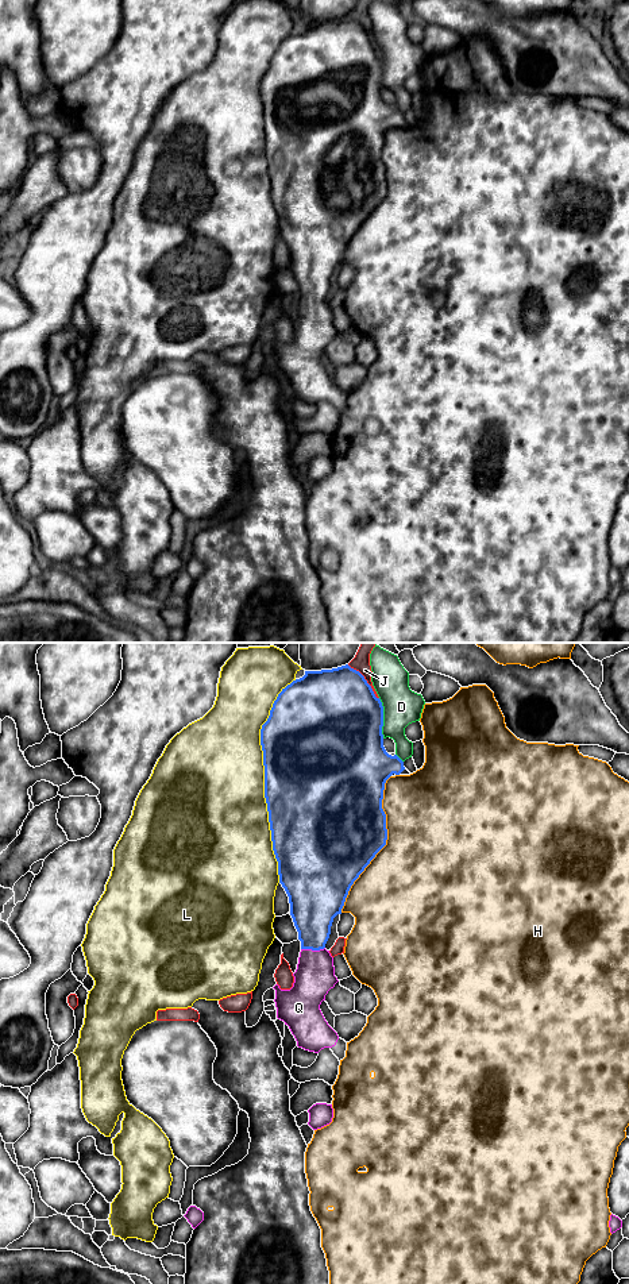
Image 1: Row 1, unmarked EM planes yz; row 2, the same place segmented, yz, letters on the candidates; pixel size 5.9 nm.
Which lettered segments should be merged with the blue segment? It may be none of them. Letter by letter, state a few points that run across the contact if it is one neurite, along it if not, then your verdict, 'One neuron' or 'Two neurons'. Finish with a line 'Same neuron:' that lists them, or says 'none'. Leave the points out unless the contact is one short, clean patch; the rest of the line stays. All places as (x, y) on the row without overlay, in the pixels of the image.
D: Two neurons
H: Two neurons
J: Two neurons
L: Two neurons
Q: Line: yz (312, 259), (312, 301), (315, 327). One neuron
Same neuron: Q

